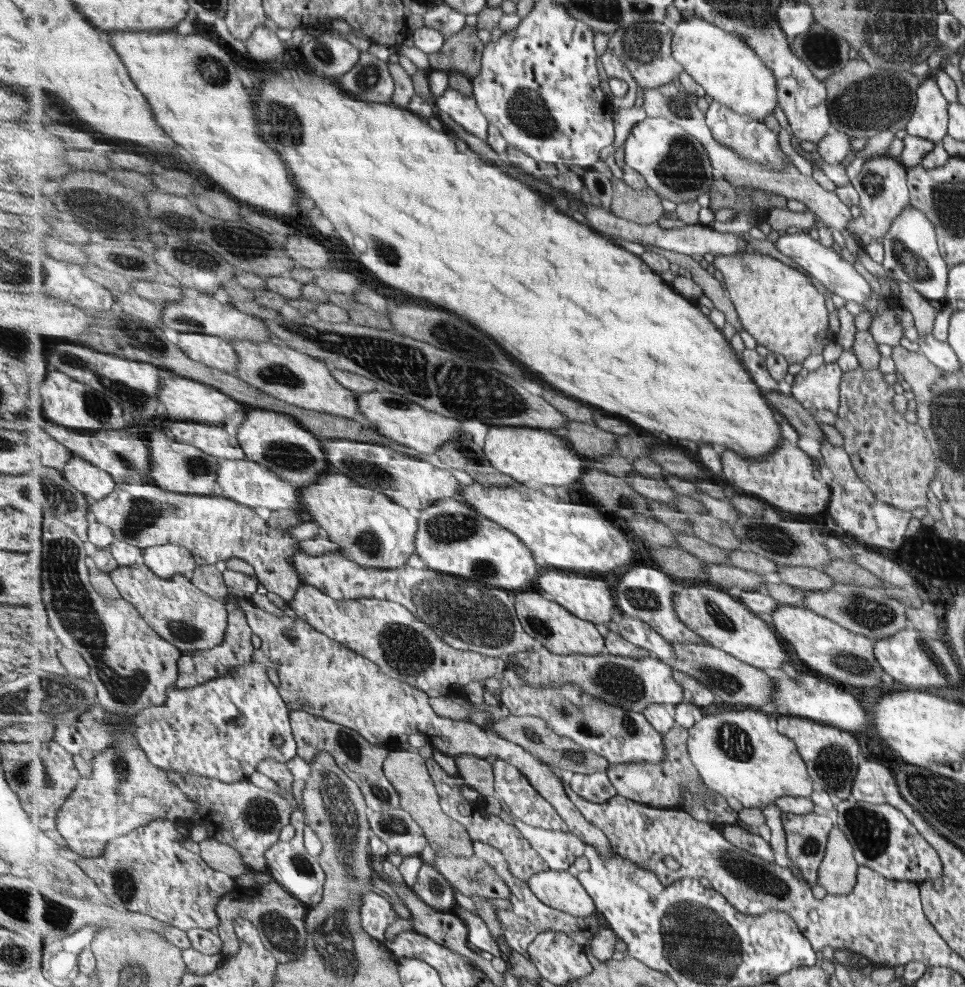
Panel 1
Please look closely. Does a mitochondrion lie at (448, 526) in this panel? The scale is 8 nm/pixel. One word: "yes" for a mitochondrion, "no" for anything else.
yes

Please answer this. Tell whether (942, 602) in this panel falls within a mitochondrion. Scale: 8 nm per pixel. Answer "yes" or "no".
no

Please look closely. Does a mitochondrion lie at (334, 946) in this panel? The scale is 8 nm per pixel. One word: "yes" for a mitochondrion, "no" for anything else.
yes

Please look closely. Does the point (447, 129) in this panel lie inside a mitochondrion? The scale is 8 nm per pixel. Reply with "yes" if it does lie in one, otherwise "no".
no

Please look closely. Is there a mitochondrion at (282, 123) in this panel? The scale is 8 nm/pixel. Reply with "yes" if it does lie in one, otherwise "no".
yes

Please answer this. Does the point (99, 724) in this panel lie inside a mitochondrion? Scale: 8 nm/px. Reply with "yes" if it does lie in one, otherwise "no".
yes

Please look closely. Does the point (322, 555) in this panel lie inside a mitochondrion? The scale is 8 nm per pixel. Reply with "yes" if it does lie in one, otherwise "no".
no

